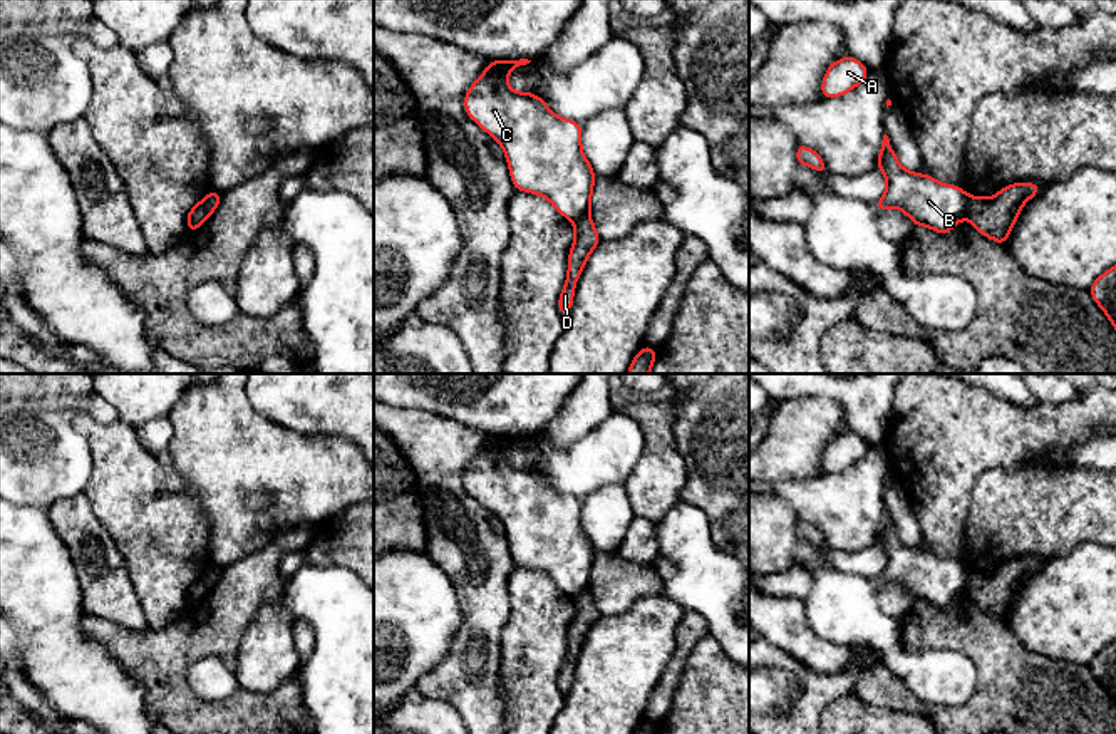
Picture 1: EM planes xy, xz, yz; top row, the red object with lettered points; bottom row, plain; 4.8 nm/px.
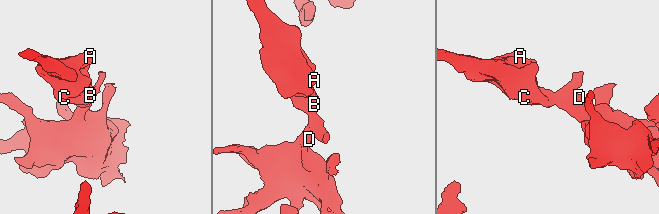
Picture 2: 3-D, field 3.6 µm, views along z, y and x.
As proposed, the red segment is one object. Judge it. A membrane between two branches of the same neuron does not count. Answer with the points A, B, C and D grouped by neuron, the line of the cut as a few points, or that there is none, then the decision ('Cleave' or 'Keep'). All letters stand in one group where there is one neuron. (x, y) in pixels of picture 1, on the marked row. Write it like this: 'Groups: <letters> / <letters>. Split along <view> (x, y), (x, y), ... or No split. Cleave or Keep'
Groups: A B C / D. Split along yz (966, 195), (966, 213), (969, 217). Cleave

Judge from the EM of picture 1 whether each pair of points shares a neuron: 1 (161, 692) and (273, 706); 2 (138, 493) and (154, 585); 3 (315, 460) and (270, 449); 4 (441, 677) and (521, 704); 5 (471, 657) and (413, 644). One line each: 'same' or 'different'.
1: same
2: same
3: same
4: different
5: different

